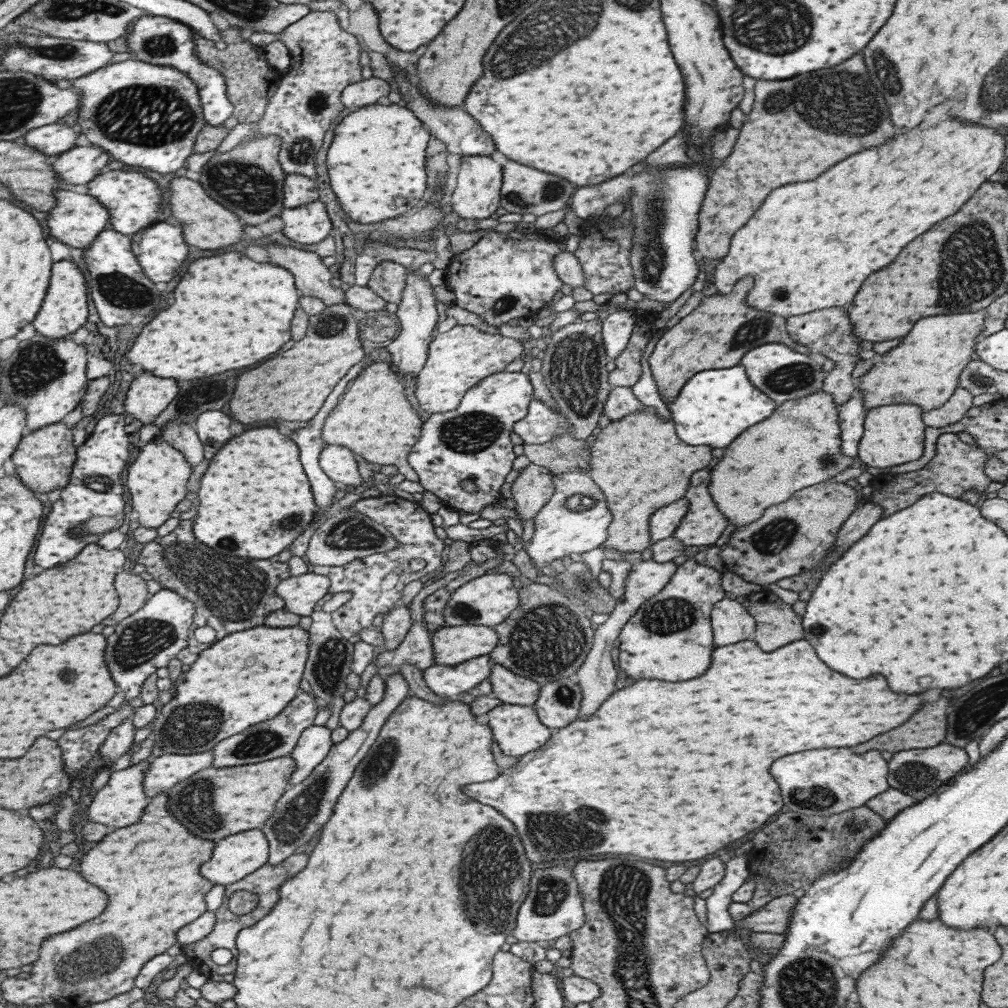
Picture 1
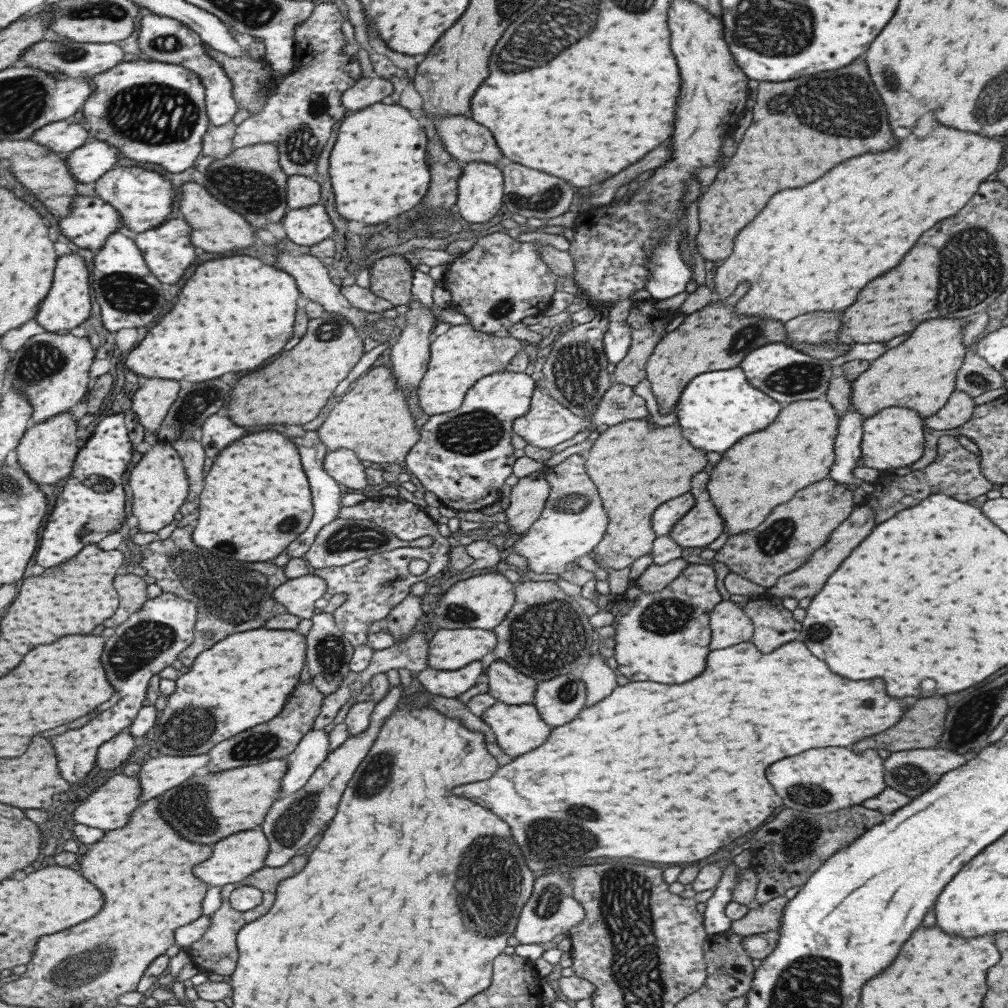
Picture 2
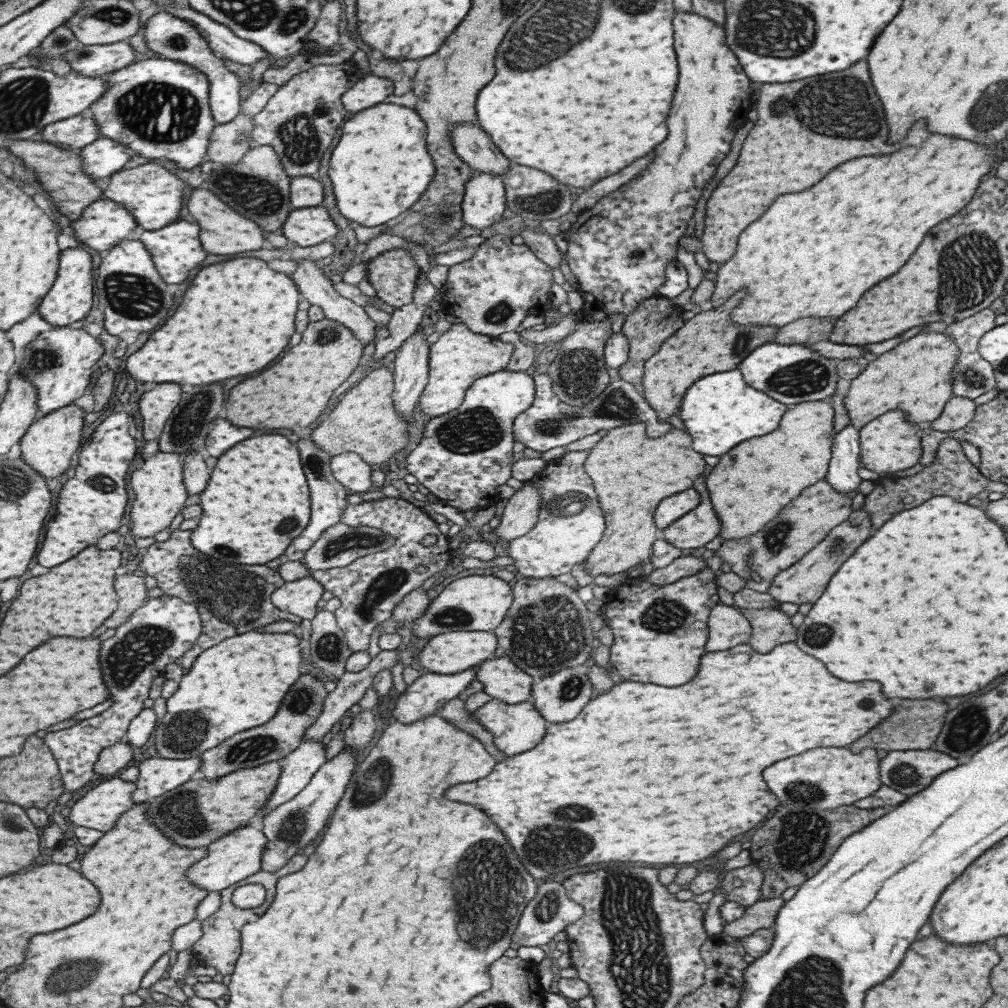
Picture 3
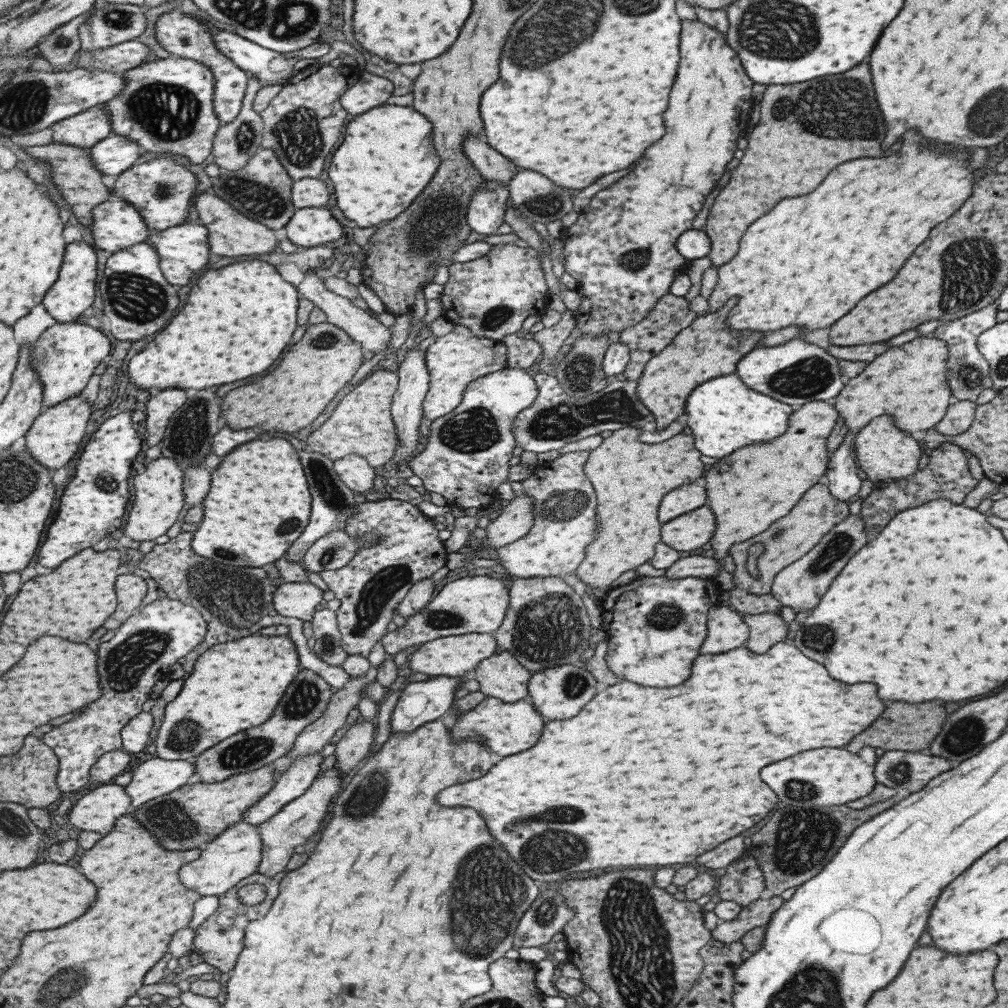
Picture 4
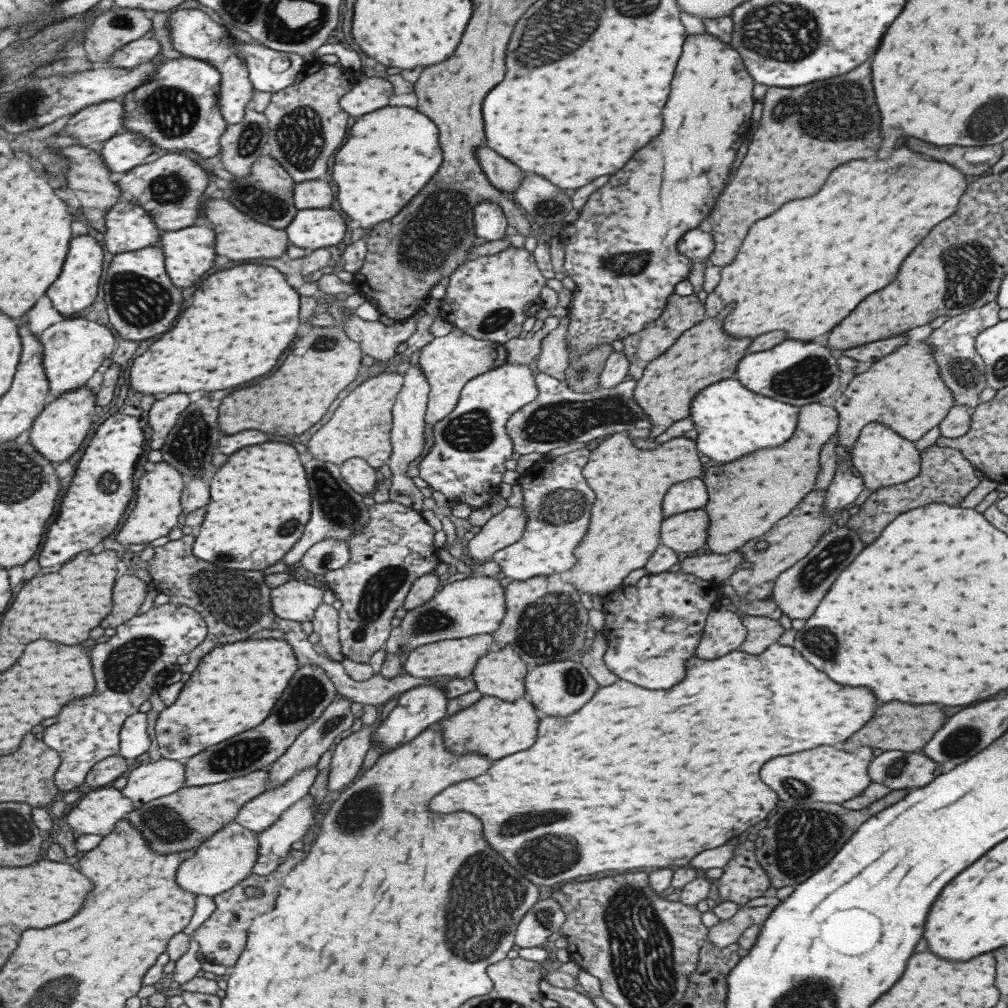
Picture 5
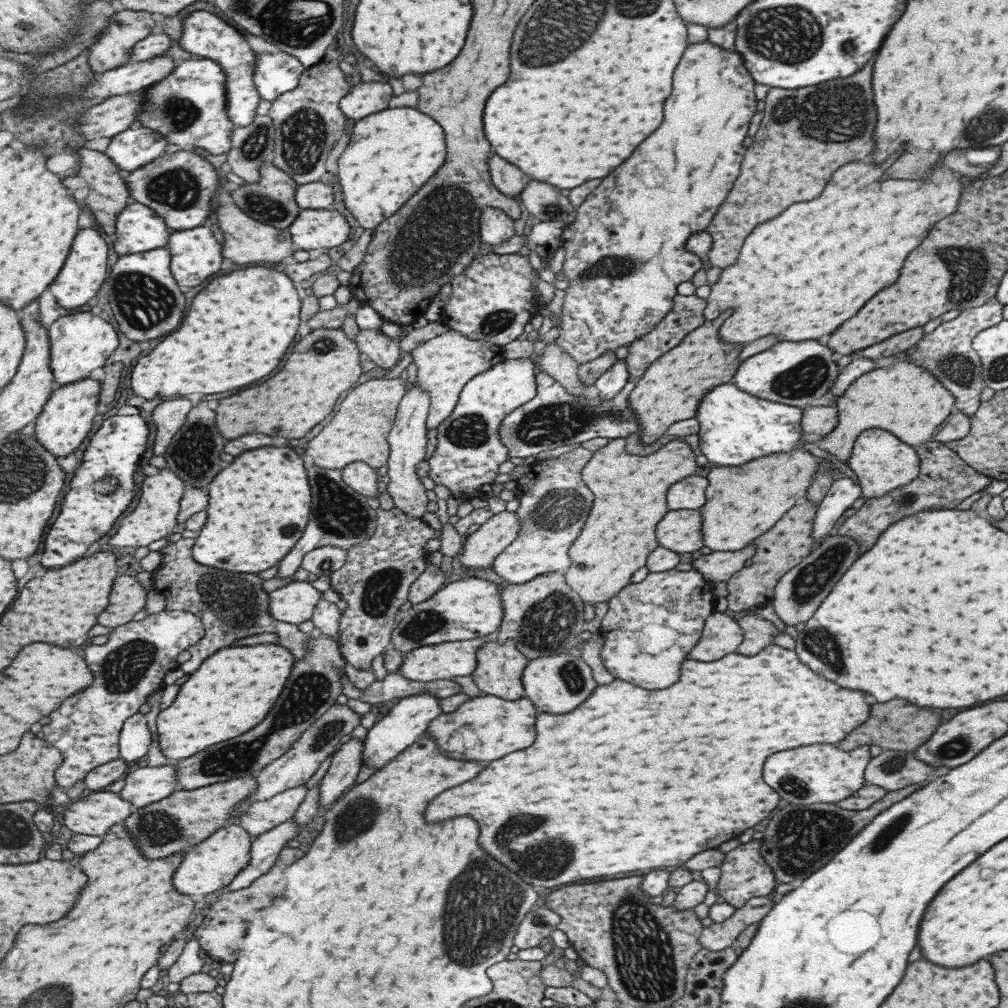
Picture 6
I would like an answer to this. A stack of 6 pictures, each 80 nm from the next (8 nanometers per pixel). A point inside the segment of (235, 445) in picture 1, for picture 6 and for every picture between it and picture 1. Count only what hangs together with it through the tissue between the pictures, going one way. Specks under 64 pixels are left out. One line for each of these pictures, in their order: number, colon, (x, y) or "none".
2: (241, 518)
3: (257, 502)
4: (260, 503)
5: (260, 504)
6: (260, 506)

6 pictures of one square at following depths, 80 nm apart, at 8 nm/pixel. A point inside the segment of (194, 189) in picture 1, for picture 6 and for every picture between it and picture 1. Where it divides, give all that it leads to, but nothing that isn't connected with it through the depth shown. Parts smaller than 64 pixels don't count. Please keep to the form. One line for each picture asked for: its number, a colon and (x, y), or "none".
2: (216, 227)
3: (225, 231)
4: (231, 233)
5: (241, 237)
6: (247, 240)

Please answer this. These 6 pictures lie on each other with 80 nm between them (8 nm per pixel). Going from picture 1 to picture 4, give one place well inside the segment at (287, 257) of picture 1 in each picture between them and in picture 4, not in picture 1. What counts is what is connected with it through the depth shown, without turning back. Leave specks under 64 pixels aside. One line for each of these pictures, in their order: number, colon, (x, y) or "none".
2: (313, 279)
3: (316, 288)
4: (360, 326)

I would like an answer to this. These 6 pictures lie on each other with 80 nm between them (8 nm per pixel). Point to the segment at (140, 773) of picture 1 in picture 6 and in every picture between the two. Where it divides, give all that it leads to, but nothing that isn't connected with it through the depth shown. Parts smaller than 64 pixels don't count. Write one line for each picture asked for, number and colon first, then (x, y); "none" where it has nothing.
2: (111, 806)
3: (101, 808)
4: (97, 811)
5: (98, 812)
6: (96, 814)

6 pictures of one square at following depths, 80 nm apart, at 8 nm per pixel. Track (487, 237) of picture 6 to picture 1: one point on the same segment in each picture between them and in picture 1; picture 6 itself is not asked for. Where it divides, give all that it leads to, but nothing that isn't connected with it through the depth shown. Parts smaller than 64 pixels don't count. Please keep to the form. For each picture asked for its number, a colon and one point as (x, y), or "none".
1: (476, 195)
2: (479, 195)
3: (483, 201)
4: (485, 212)
5: (490, 223)

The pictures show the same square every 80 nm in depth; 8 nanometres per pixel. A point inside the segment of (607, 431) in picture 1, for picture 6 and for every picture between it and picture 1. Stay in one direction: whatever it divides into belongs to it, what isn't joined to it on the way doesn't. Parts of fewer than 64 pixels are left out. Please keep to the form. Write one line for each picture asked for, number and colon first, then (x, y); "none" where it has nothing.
2: (635, 468)
3: (631, 473)
4: (629, 477)
5: (623, 531)
6: (629, 490)

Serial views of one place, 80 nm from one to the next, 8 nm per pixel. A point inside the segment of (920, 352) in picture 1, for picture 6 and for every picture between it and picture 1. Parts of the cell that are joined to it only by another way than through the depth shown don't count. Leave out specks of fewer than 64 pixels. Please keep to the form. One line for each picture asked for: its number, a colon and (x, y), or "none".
2: (919, 374)
3: (915, 376)
4: (908, 382)
5: (902, 390)
6: (900, 397)

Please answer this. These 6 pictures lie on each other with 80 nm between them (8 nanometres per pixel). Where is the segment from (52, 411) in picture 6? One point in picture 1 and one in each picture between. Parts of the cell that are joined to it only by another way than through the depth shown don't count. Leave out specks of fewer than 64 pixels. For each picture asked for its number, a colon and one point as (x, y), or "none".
1: (45, 459)
2: (48, 452)
3: (52, 441)
4: (56, 436)
5: (59, 431)

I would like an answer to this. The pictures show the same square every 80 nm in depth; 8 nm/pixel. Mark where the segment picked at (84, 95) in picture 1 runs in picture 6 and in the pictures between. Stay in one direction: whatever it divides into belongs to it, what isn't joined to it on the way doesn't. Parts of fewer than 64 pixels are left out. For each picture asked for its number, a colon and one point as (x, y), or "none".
2: (154, 112)
3: (160, 108)
4: (168, 106)
5: (179, 108)
6: (190, 106)

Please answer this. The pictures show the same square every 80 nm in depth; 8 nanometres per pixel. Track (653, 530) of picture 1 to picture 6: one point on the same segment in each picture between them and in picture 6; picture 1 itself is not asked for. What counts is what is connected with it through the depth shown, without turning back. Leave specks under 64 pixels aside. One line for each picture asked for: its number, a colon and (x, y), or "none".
2: (666, 515)
3: (670, 509)
4: (689, 496)
5: (690, 494)
6: (687, 494)

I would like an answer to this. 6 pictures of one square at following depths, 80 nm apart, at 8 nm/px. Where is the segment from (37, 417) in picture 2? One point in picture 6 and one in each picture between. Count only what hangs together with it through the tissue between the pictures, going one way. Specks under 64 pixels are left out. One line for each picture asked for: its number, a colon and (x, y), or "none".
3: (60, 362)
4: (66, 355)
5: (74, 349)
6: (81, 342)

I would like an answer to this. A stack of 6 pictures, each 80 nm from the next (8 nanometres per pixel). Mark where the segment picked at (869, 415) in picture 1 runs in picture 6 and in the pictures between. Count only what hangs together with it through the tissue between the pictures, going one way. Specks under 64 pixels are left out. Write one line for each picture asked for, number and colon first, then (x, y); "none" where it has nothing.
2: (892, 438)
3: (889, 443)
4: (885, 453)
5: (883, 458)
6: (880, 461)

